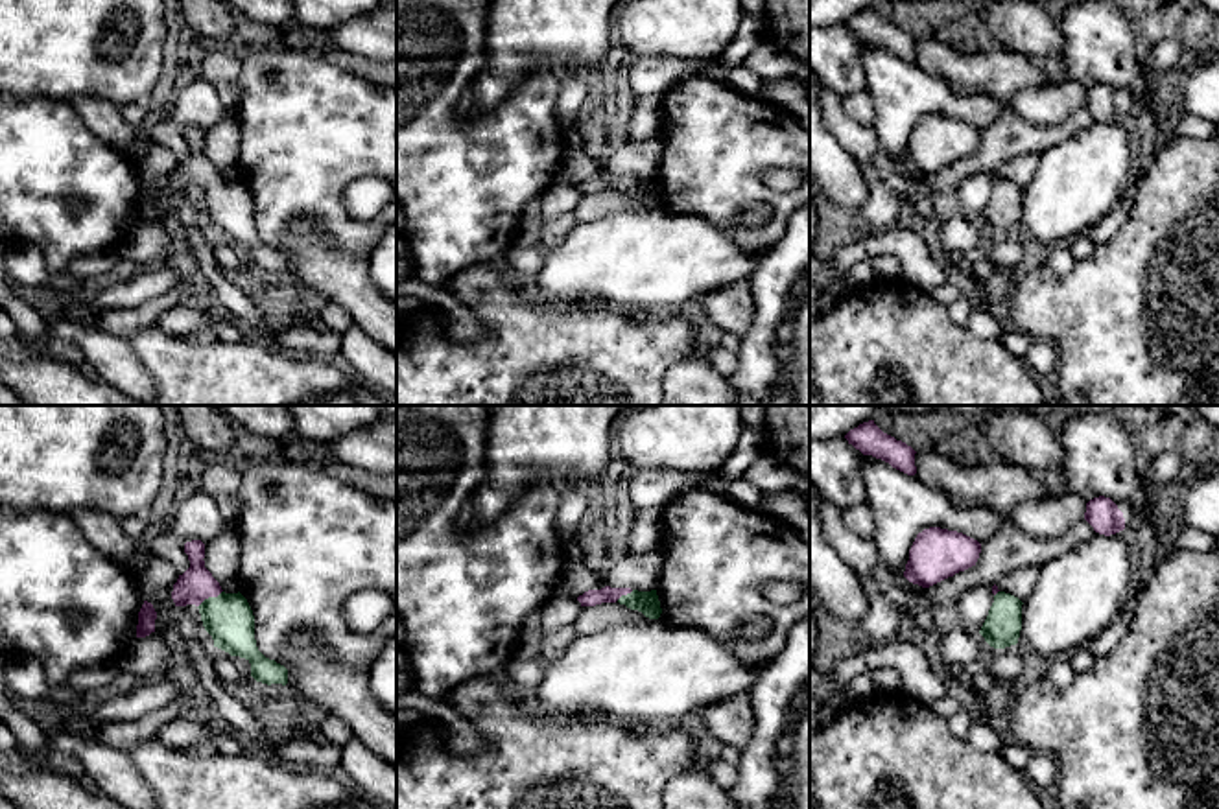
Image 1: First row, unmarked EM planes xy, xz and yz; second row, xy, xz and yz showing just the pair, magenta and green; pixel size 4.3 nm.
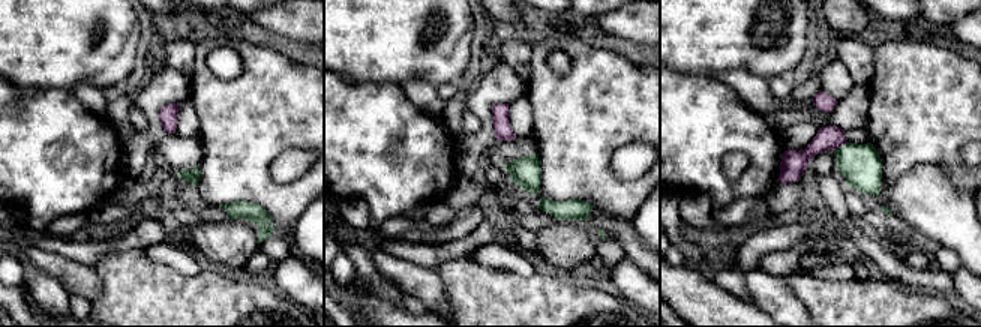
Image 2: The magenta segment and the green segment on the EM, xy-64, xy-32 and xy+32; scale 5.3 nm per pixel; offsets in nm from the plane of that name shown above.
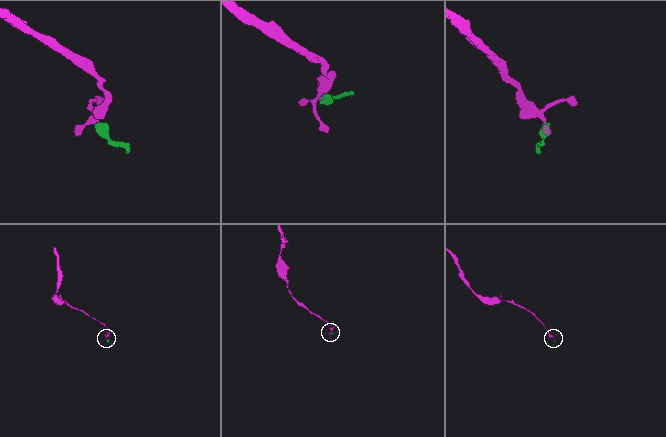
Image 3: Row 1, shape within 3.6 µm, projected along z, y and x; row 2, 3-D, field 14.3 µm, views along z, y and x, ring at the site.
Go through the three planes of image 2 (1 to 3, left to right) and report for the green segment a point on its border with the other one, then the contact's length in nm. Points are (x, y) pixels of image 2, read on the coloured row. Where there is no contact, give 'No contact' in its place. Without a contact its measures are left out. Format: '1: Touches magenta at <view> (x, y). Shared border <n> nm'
1: No contact
2: No contact
3: Touches magenta at xy+32 (842, 144). Shared border 80 nm

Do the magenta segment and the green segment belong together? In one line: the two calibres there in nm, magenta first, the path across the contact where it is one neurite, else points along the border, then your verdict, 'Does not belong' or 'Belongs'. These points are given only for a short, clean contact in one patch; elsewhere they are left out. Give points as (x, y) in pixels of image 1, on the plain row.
Thickness 150 nm (magenta) against 220 nm. Path across: xy (196, 172), (209, 183), (227, 205). Belongs

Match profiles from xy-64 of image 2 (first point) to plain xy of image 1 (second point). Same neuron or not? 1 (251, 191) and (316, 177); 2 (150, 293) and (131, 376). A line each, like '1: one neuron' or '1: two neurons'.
1: one neuron
2: two neurons

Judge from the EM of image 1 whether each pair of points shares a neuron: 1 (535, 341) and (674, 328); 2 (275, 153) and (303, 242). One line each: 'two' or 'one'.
1: one
2: two

